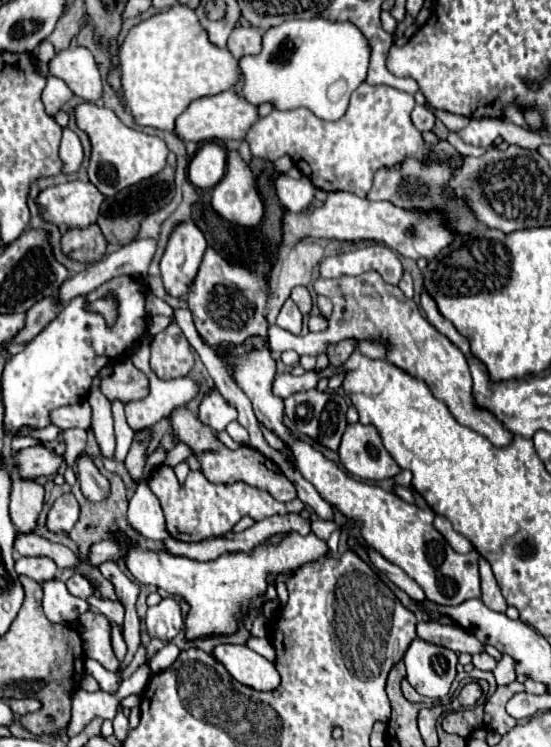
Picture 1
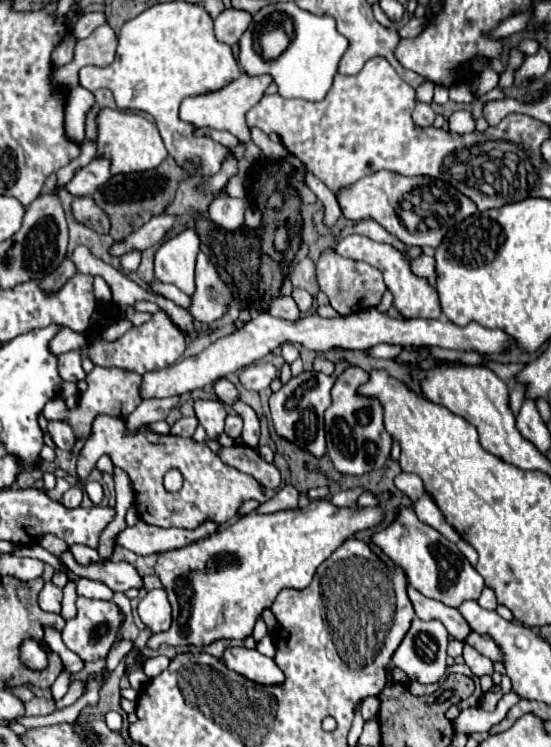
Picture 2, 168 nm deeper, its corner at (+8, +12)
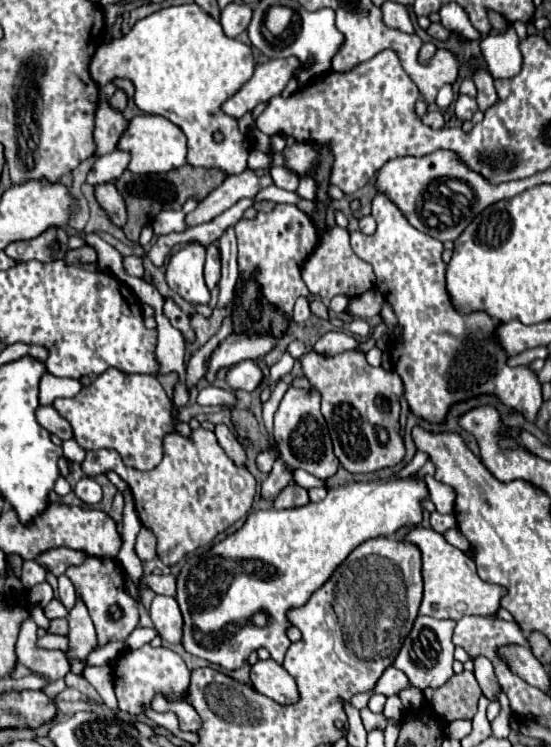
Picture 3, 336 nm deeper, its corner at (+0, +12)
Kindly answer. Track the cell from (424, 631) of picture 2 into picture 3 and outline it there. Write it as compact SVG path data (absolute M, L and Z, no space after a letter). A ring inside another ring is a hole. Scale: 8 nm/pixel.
M417 616L413 630L405 638L405 644L403 644L397 660L393 662L393 666L403 670L407 674L409 682L419 690L425 690L429 686L431 688L443 686L453 676L453 650L455 650L455 644L451 642L453 628L455 628L455 620Z

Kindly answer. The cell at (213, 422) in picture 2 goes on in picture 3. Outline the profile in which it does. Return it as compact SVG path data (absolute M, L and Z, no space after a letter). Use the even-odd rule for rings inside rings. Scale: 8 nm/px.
M215 424L215 436L221 444L221 448L227 452L227 456L235 462L235 464L245 464L245 452L241 448L241 444L237 442L235 434L229 430L229 426L225 424Z

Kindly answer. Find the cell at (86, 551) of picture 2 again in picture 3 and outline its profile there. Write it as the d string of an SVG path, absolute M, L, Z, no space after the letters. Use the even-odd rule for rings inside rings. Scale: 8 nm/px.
M53 548L35 558L41 566L45 566L55 576L63 574L69 566L81 566L87 560L87 554L83 550L71 550L71 548Z

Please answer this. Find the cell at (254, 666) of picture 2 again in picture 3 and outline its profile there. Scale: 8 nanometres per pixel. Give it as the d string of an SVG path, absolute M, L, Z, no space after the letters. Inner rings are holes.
M257 660L251 666L251 682L255 690L273 698L279 704L293 704L299 700L293 676L275 660Z

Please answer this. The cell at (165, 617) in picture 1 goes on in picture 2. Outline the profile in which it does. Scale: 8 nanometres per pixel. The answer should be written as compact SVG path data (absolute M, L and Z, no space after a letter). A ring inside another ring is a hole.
M149 590L139 602L139 616L151 632L165 632L171 626L171 604L165 590Z

